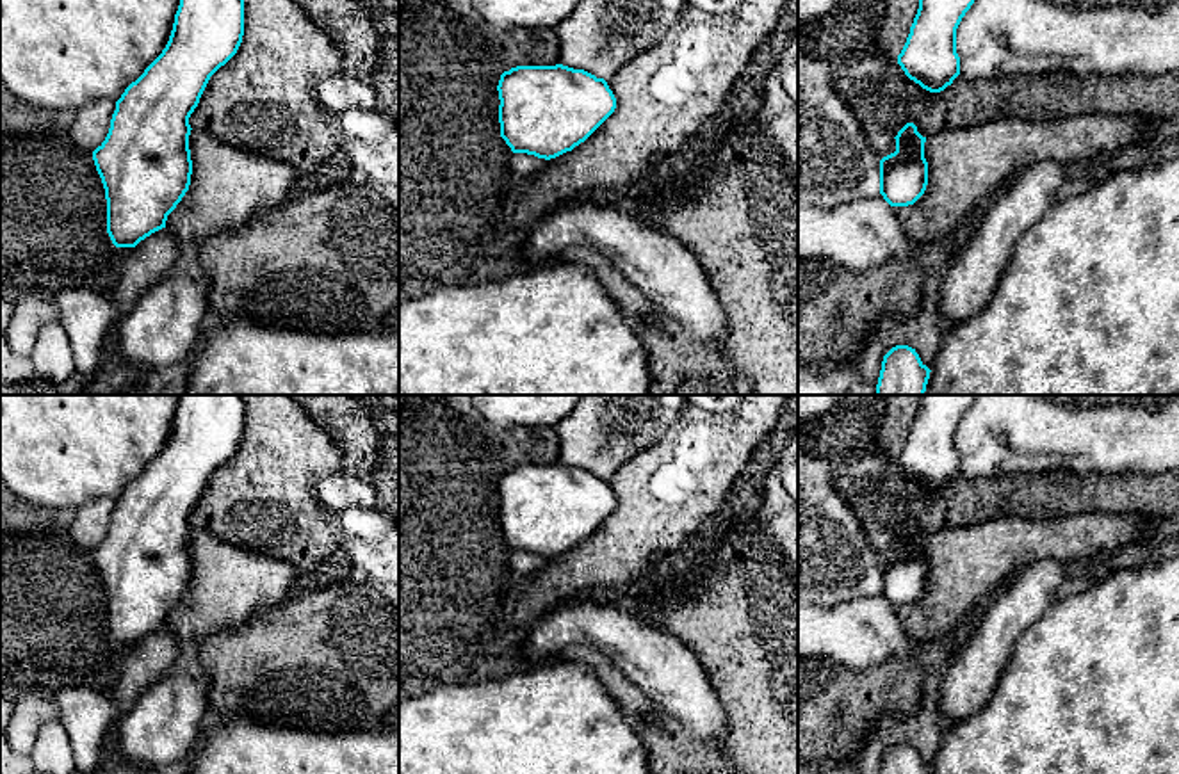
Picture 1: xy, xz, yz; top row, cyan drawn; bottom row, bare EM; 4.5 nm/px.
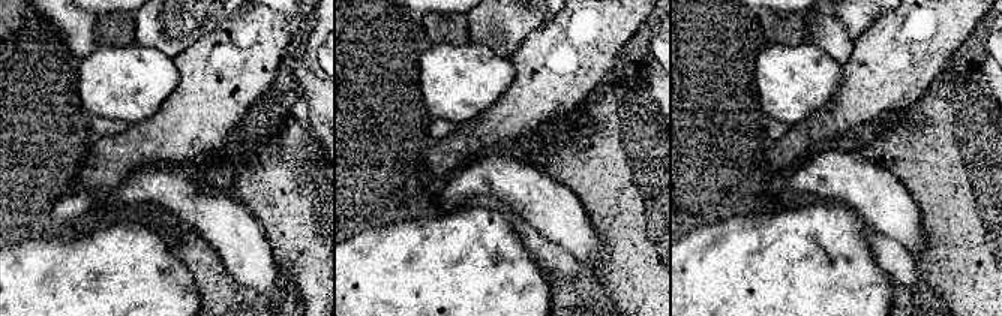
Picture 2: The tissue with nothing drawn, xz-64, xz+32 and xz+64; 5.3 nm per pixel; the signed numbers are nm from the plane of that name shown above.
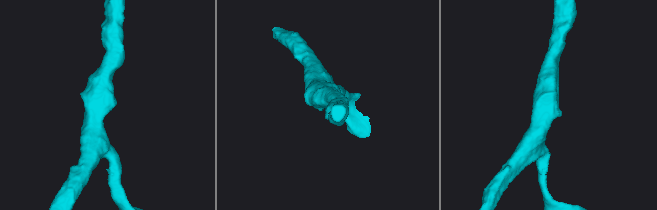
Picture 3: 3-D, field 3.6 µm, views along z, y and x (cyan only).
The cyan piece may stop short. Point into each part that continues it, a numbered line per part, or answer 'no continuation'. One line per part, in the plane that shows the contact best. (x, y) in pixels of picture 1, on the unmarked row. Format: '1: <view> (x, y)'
no continuation

